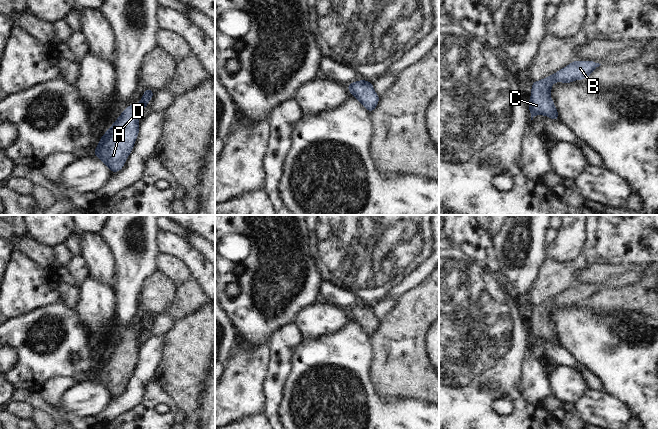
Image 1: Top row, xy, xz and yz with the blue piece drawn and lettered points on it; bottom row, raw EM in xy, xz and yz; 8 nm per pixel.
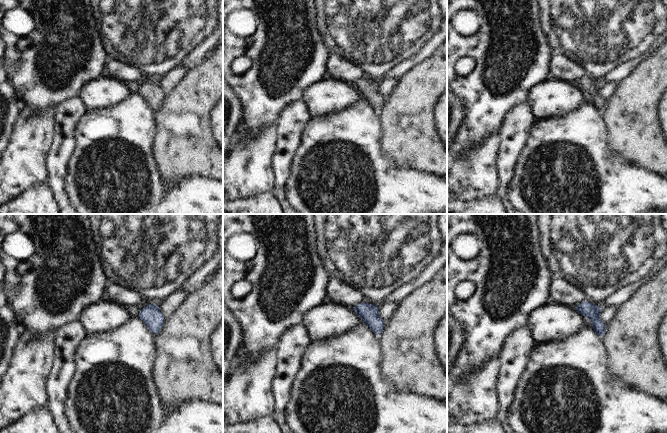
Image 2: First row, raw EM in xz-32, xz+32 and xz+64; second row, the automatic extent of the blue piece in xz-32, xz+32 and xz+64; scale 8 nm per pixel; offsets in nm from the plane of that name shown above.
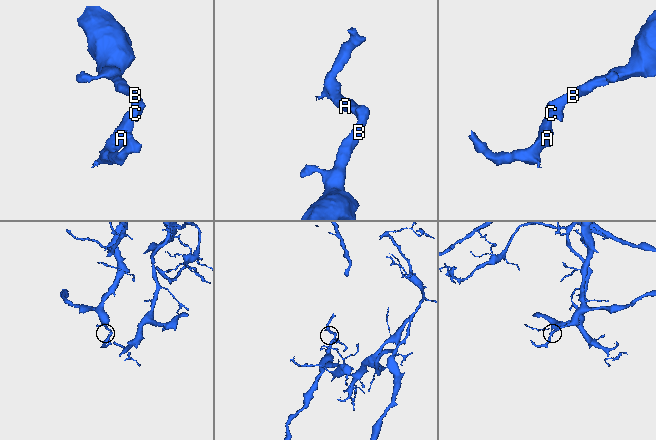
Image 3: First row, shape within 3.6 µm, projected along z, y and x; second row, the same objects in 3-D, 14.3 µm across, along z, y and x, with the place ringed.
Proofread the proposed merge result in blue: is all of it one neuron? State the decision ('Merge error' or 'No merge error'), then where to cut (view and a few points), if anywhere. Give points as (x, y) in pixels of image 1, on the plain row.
No merge error. No split.

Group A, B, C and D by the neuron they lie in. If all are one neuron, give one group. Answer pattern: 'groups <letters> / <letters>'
groups A B C D

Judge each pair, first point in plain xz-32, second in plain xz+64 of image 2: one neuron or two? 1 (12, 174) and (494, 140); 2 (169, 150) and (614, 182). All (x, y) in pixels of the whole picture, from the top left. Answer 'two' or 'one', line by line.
1: one
2: two

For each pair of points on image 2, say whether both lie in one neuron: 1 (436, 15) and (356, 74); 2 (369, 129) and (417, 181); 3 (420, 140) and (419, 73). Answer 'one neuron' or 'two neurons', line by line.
1: two neurons
2: one neuron
3: one neuron

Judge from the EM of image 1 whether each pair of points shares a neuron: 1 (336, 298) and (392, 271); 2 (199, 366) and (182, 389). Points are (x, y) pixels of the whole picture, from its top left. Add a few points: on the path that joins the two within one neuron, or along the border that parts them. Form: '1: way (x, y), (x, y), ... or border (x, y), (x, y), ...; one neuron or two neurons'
1: border (328, 281), (340, 285), (357, 296); two neurons
2: way (193, 372), (185, 380), (185, 383); one neuron

